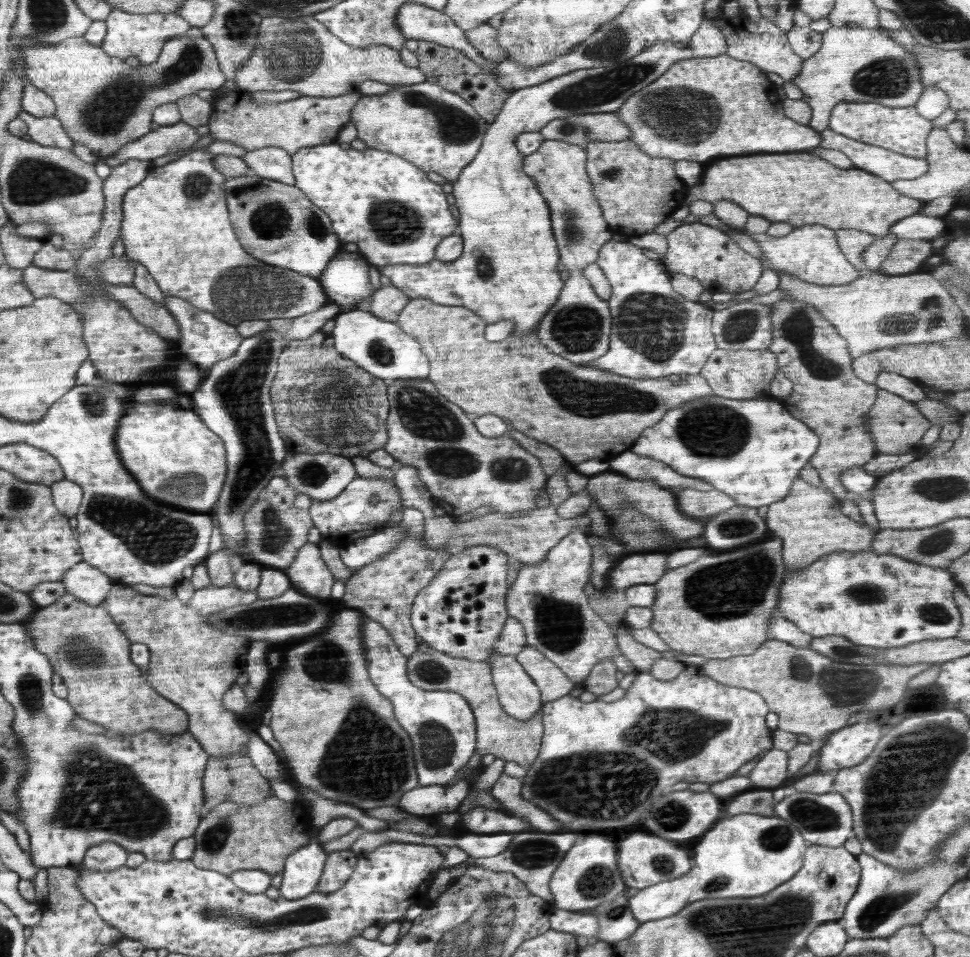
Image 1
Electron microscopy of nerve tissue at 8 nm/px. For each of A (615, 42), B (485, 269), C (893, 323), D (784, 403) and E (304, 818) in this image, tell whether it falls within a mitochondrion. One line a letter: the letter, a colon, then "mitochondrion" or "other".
A: mitochondrion
B: mitochondrion
C: mitochondrion
D: other
E: other

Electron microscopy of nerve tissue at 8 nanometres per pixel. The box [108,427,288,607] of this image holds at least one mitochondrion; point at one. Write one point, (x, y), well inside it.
(189, 485)

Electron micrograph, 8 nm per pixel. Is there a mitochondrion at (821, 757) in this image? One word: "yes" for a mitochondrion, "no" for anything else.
no

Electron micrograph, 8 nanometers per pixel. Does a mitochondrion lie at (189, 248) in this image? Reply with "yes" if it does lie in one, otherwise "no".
no

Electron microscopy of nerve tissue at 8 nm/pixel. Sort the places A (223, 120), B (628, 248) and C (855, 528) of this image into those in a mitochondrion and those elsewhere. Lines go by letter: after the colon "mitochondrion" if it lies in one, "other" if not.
A: other
B: other
C: other

